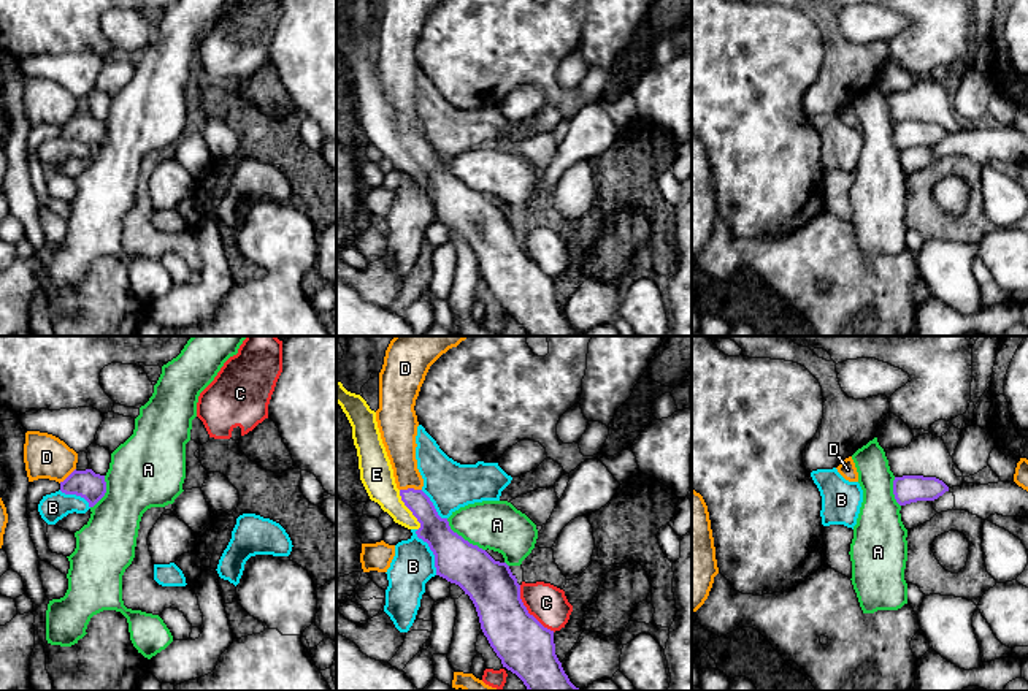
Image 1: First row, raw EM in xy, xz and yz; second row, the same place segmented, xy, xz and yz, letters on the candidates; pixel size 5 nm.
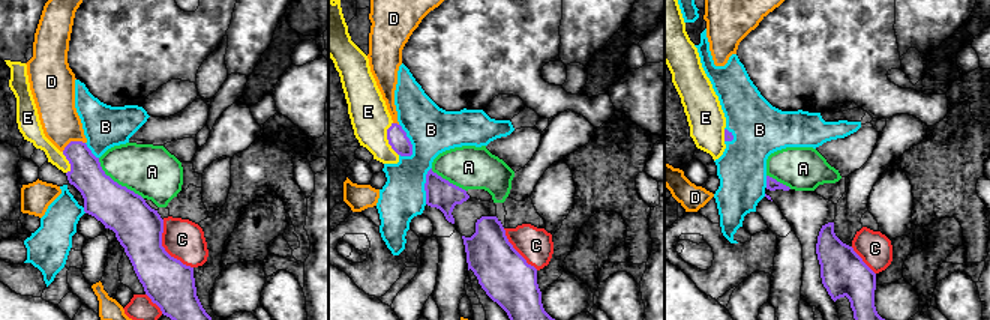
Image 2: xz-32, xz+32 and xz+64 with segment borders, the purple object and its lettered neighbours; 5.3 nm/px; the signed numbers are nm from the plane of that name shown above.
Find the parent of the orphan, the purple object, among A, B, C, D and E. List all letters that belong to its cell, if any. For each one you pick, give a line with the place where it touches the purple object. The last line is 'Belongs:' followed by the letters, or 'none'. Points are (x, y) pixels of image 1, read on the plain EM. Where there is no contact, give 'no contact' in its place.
E: contact xz (410, 154)
Belongs: E

